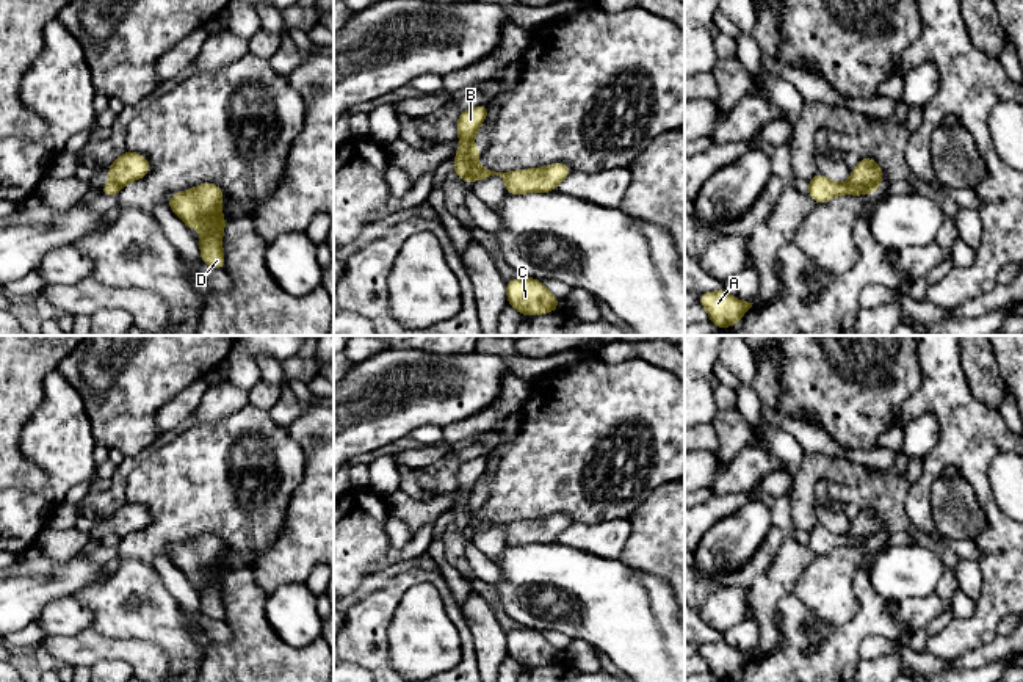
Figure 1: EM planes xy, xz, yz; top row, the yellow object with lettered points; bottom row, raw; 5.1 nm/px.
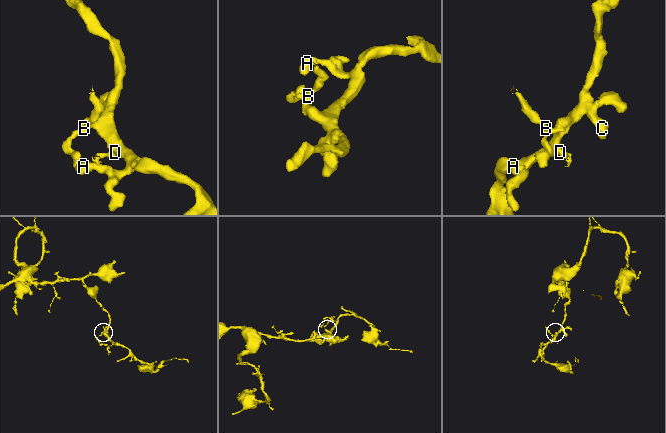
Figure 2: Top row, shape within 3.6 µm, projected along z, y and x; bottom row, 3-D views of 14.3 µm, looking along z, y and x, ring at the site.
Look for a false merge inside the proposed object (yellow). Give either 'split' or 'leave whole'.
split

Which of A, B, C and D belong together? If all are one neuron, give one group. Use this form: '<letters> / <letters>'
A C D / B

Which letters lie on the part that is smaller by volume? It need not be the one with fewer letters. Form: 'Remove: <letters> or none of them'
Remove: B

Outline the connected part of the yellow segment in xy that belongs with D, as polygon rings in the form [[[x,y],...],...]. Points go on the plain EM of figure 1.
[[[201,535],[191,541],[172,544],[168,557],[188,577],[202,583],[199,593],[201,613],[222,621],[226,608],[222,602],[222,583],[226,569],[221,561],[222,541],[216,535]]]

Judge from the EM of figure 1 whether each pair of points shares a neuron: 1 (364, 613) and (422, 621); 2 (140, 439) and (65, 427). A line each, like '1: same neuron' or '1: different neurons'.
1: different neurons
2: different neurons

